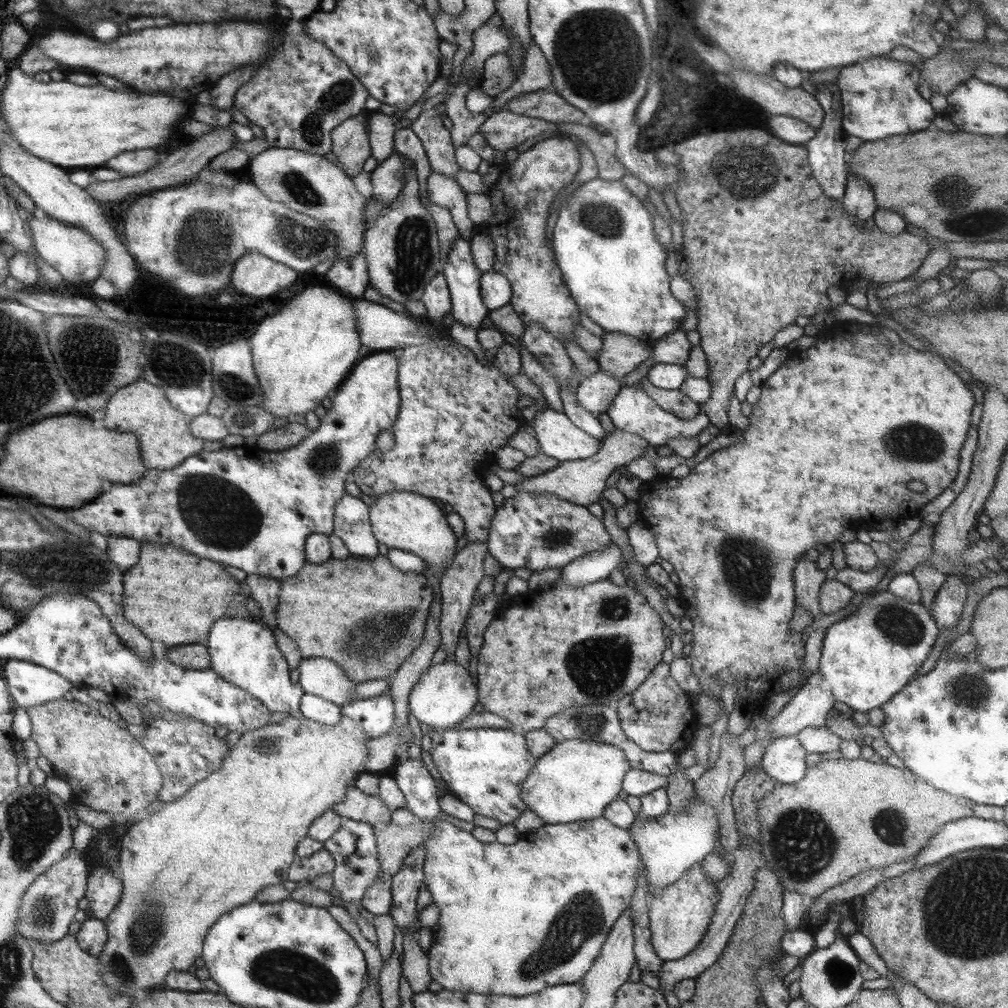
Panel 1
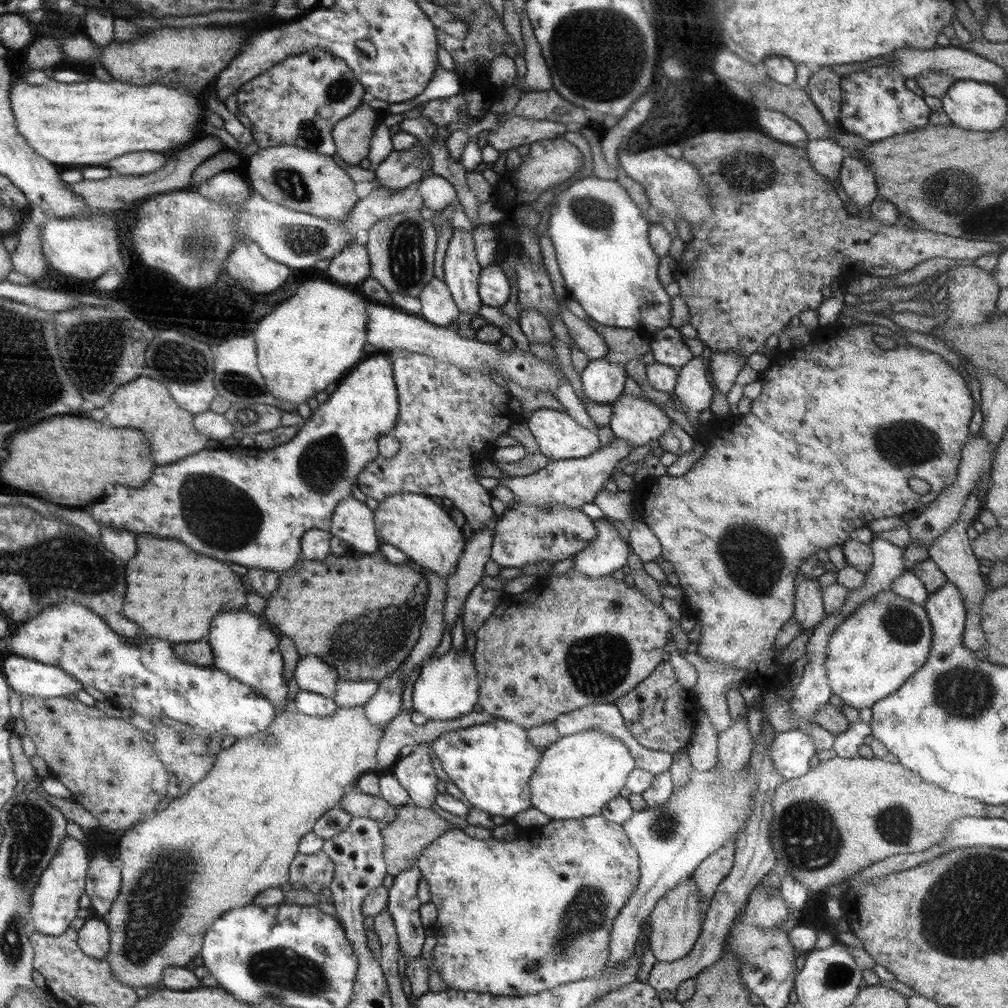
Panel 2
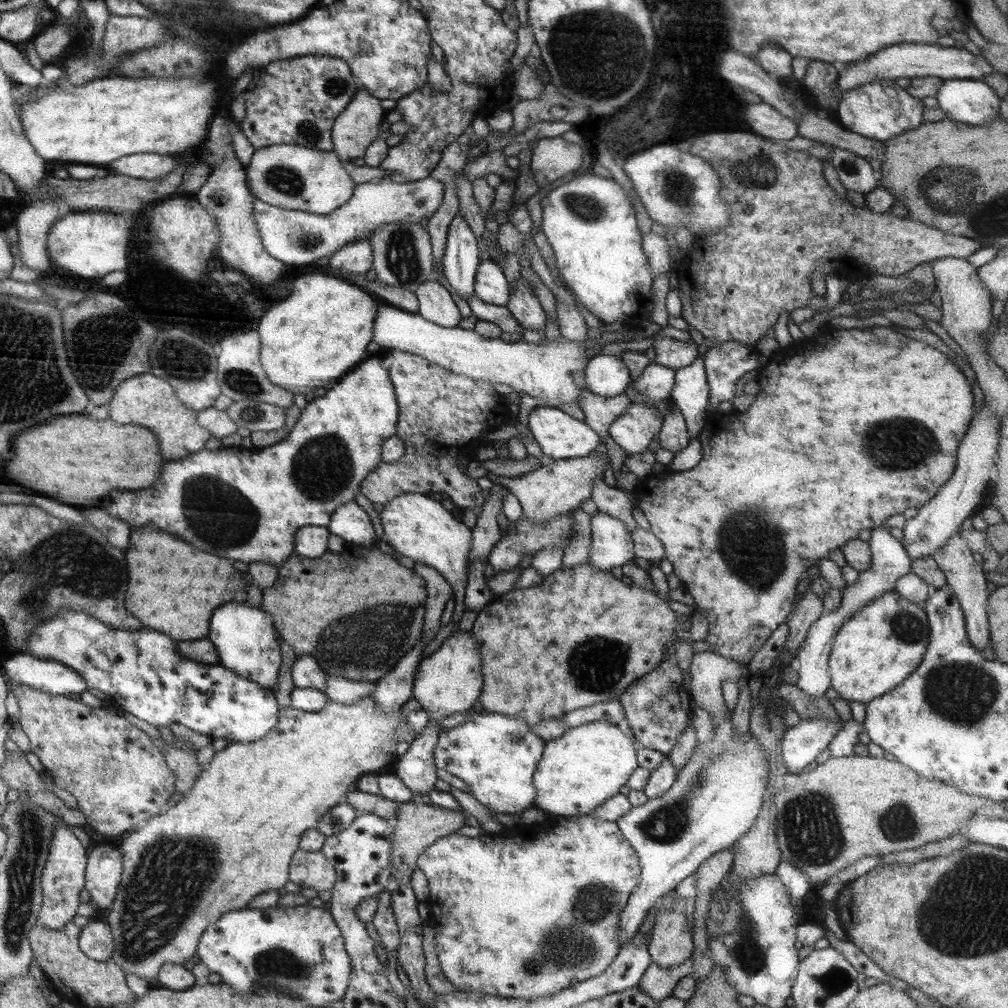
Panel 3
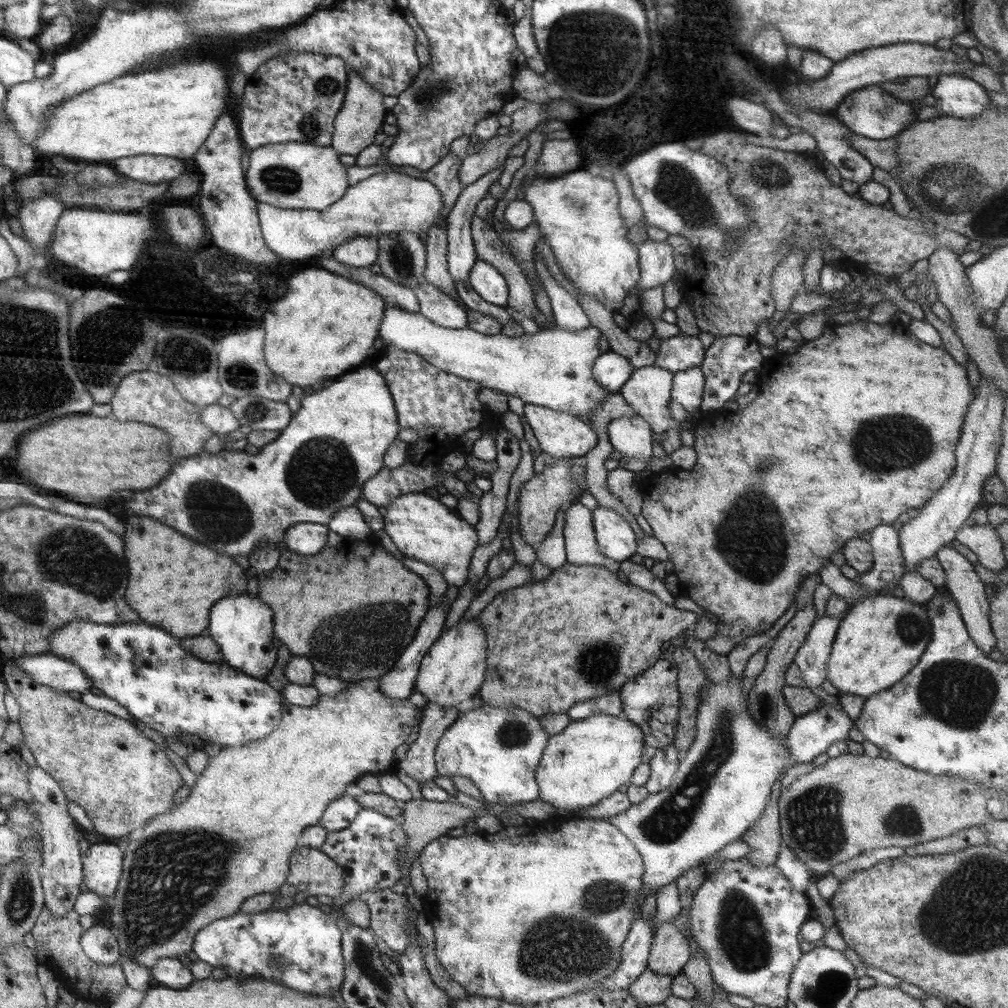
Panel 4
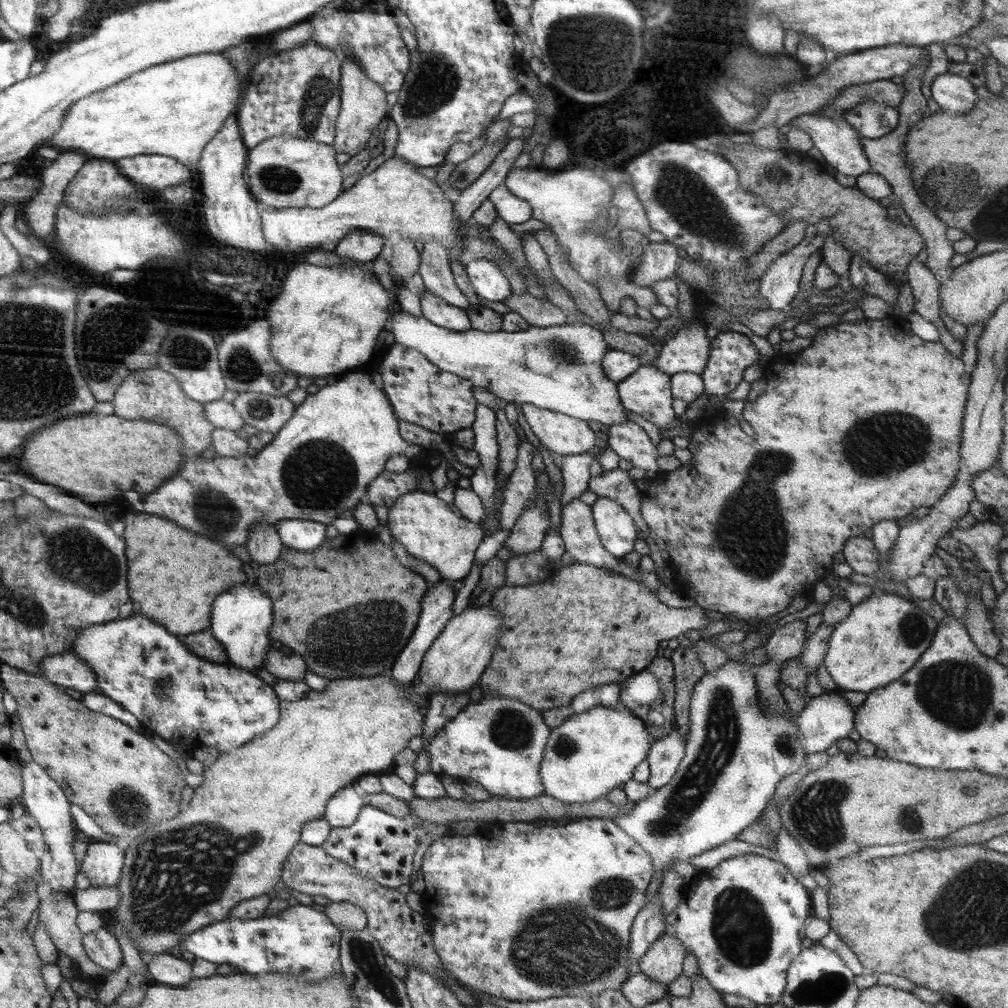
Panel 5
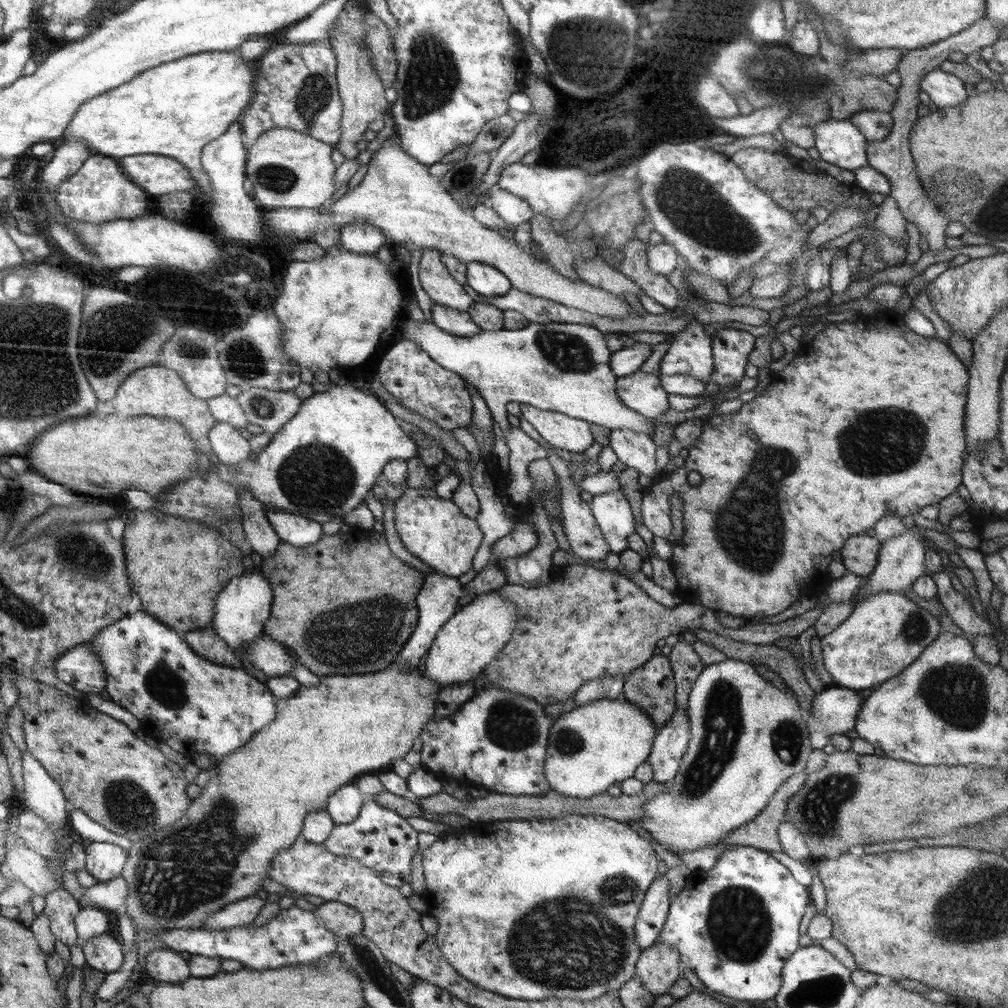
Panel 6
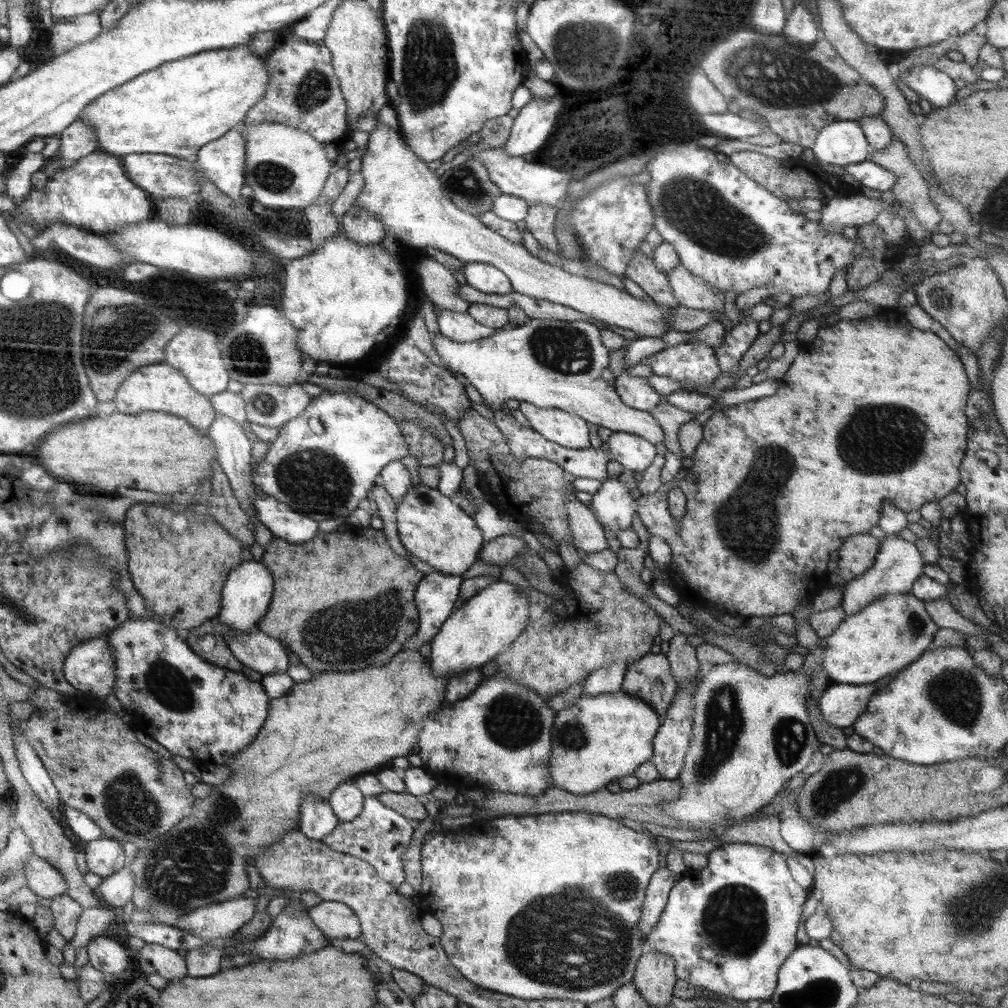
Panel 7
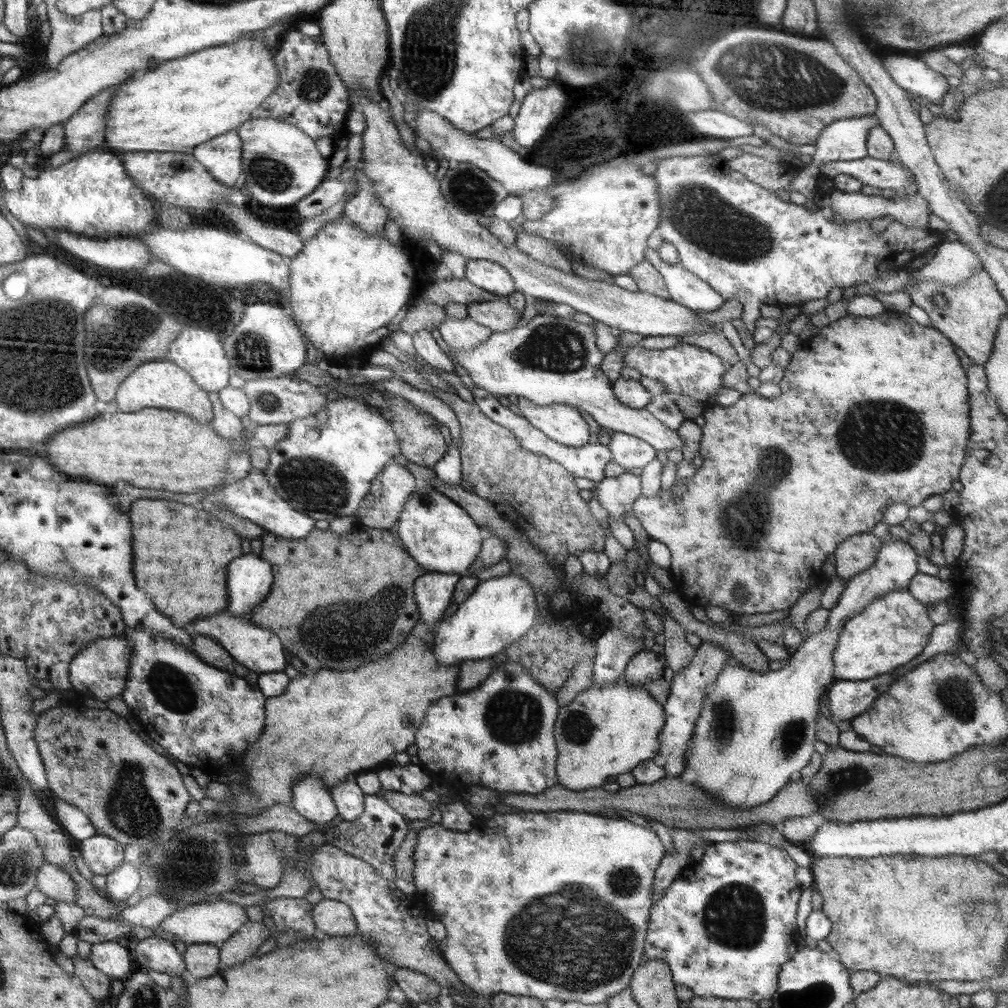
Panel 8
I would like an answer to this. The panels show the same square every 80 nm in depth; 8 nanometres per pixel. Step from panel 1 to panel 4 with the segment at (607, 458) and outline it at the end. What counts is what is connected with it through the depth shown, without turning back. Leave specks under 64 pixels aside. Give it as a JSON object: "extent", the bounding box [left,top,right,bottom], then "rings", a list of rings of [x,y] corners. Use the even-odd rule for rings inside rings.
{"extent":[518,460,583,548],"rings":[[[555,460],[554,465],[545,467],[542,473],[528,479],[519,492],[518,524],[520,536],[526,544],[533,548],[537,547],[552,530],[555,523],[556,513],[563,508],[564,503],[569,506],[578,502],[583,488],[579,488],[571,478],[571,464],[565,461]]]}

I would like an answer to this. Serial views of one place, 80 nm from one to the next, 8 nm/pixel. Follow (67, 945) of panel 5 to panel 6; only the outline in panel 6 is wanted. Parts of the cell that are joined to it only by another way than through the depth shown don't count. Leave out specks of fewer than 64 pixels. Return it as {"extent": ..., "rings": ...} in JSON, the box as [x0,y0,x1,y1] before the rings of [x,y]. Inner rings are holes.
{"extent":[43,886,83,946],"rings":[[[62,886],[44,897],[46,906],[43,914],[50,920],[52,934],[60,942],[68,946],[73,945],[78,937],[74,918],[83,906]]]}

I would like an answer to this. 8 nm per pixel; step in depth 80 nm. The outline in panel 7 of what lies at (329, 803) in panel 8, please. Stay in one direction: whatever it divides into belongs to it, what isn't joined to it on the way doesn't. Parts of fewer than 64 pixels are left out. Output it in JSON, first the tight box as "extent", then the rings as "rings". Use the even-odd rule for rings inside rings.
{"extent":[300,796,340,841],"rings":[[[306,796],[301,806],[300,832],[306,837],[321,841],[340,825],[336,811],[322,798]]]}

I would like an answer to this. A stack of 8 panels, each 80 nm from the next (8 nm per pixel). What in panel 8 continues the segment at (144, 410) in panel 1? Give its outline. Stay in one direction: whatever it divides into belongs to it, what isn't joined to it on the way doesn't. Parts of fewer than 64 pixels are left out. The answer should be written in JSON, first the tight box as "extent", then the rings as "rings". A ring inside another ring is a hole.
{"extent":[116,358,213,422],"rings":[[[167,358],[142,363],[117,390],[116,404],[120,412],[136,412],[144,408],[168,409],[192,415],[198,422],[213,420],[213,401],[193,376]]]}

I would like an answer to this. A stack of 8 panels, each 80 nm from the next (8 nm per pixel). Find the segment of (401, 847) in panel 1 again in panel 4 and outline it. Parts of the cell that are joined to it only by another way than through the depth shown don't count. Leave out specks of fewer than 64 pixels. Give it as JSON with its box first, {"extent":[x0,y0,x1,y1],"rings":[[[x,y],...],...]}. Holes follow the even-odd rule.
{"extent":[398,799,476,886],"rings":[[[455,799],[450,802],[432,802],[432,800],[410,800],[409,802],[399,802],[398,806],[402,809],[402,816],[399,820],[402,830],[406,832],[407,840],[406,851],[404,855],[400,857],[402,862],[402,878],[401,882],[408,886],[410,884],[409,871],[412,868],[413,862],[420,856],[422,850],[424,850],[426,844],[431,840],[440,836],[446,835],[446,833],[455,828],[466,826],[471,820],[476,820],[476,812],[464,804]]]}

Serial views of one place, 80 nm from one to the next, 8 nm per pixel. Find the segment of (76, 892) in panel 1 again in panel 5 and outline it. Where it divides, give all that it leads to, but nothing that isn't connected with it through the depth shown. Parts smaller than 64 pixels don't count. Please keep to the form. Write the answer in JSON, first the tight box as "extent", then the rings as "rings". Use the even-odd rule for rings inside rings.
{"extent":[22,761,81,892],"rings":[[[36,761],[26,762],[23,772],[25,779],[25,796],[22,804],[39,825],[44,834],[45,854],[41,858],[40,874],[43,882],[49,884],[54,892],[76,892],[76,874],[81,870],[81,864],[76,861],[72,843],[76,840],[76,826],[74,825],[70,806],[72,802],[65,794],[64,788]]]}

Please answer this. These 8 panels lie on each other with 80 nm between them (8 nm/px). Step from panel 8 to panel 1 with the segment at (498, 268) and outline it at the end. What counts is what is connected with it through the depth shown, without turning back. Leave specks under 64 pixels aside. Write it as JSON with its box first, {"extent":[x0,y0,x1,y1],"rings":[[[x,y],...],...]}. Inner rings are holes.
{"extent":[479,269,514,311],"rings":[[[494,269],[481,273],[479,287],[482,300],[489,311],[507,306],[514,298],[508,278]]]}

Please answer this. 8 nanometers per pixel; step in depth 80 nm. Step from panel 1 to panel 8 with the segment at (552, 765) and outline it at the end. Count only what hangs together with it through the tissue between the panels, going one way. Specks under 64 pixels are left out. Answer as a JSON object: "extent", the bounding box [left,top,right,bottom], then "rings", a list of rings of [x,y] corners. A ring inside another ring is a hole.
{"extent":[554,680,665,790],"rings":[[[626,680],[611,685],[592,685],[572,702],[562,705],[557,716],[554,736],[558,758],[556,774],[559,784],[568,790],[600,788],[608,780],[622,773],[630,773],[638,764],[652,760],[660,748],[659,736],[665,723],[664,707],[645,688],[632,686]]]}

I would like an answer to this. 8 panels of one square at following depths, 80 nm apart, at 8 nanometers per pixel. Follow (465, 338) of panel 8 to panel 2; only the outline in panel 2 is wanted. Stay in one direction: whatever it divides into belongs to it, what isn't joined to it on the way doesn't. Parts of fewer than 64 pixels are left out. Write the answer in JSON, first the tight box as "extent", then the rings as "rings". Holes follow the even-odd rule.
{"extent":[417,277,458,326],"rings":[[[437,277],[432,278],[417,297],[422,304],[418,316],[427,322],[435,326],[452,326],[452,321],[458,319],[458,308],[448,285]]]}

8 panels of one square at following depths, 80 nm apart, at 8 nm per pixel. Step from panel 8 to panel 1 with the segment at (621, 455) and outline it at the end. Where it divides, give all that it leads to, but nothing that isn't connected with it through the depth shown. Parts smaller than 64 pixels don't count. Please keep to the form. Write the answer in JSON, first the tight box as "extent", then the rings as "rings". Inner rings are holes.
{"extent":[606,382,711,448],"rings":[[[640,382],[633,387],[622,385],[620,392],[606,410],[606,414],[610,416],[615,428],[640,436],[640,439],[644,439],[648,445],[654,448],[668,444],[670,438],[680,438],[680,436],[682,438],[694,438],[711,423],[709,416],[703,410],[700,410],[693,419],[682,419],[674,416],[671,412],[658,406],[655,400],[646,394]]]}

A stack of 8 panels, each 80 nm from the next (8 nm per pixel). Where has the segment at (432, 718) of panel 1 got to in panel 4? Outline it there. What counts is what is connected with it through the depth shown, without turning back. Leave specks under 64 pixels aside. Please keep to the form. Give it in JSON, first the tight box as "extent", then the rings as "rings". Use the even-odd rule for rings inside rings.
{"extent":[416,617,487,708],"rings":[[[477,617],[460,619],[443,632],[422,658],[416,679],[417,689],[428,701],[442,708],[456,707],[462,700],[472,699],[484,682],[487,669],[487,640],[485,628]]]}

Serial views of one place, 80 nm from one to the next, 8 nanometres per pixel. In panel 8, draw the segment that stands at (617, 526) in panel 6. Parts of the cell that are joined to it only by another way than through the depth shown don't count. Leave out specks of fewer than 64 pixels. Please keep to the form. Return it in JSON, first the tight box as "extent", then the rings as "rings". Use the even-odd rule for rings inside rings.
{"extent":[598,470,642,519],"rings":[[[625,470],[616,478],[604,477],[598,483],[598,500],[613,519],[621,518],[632,510],[634,501],[642,496],[642,479],[632,471]]]}

